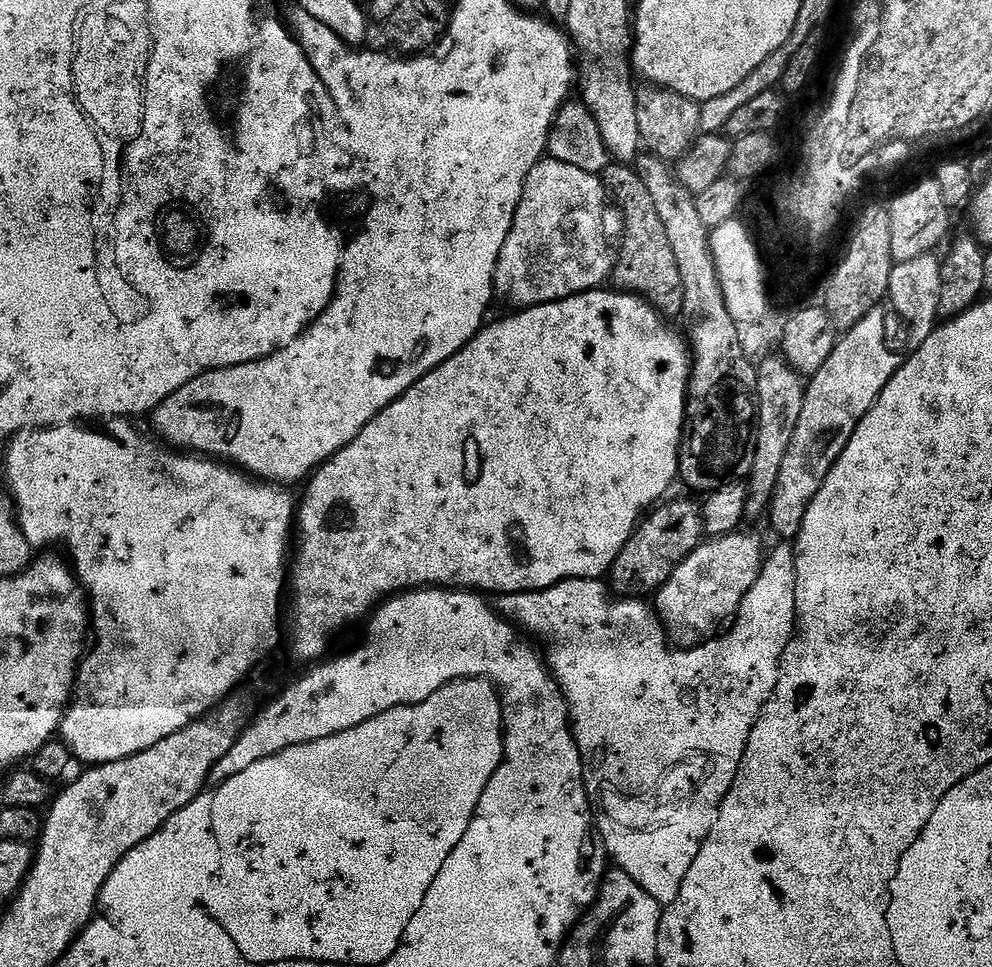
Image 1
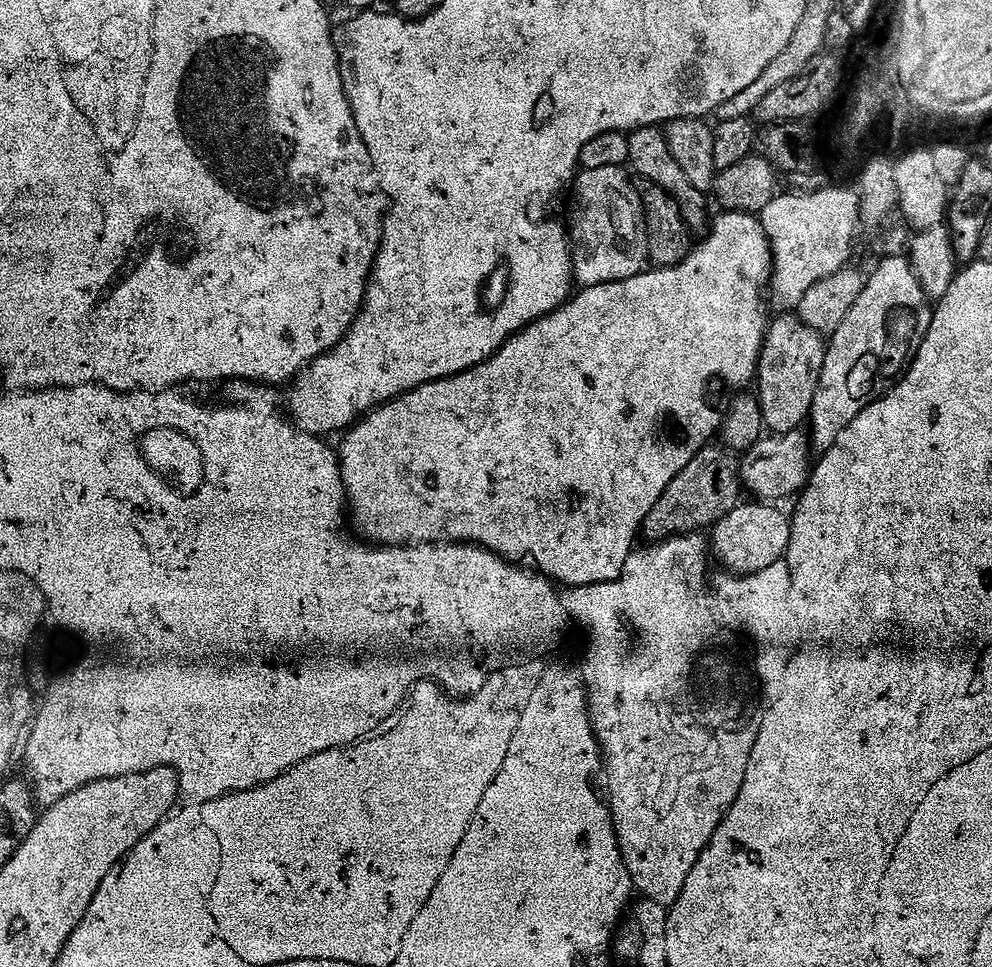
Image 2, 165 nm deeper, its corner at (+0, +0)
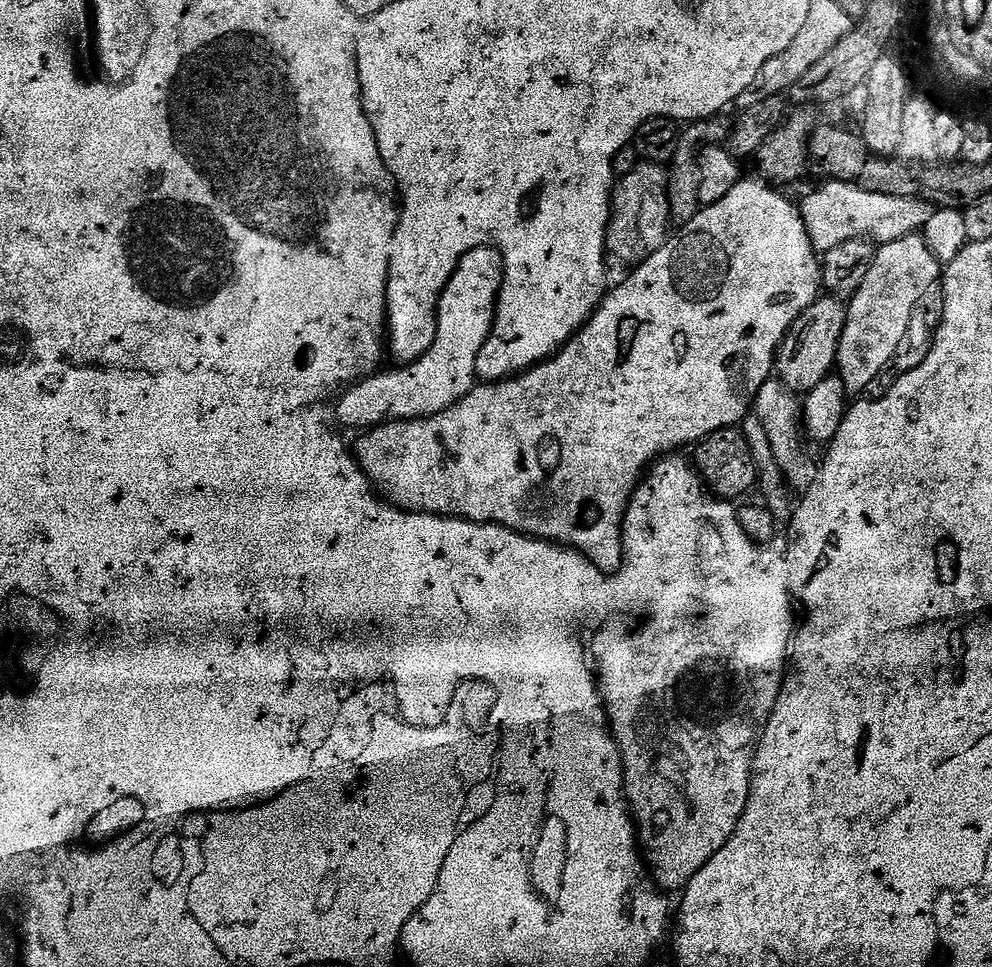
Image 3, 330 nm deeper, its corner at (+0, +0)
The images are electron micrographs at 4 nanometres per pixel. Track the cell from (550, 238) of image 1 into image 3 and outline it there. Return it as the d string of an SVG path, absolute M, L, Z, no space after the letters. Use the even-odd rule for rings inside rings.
M647 162L637 163L637 168L632 168L624 177L615 181L612 190L612 217L608 223L607 251L612 252L627 266L635 266L646 262L668 241L670 229L668 224L672 220L672 208L668 205L668 173L661 165Z

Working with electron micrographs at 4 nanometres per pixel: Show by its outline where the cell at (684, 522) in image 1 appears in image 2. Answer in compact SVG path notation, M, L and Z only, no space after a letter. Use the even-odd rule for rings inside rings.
M719 447L704 448L666 486L662 498L658 498L654 510L650 510L644 519L642 532L645 537L649 536L649 541L659 542L670 536L696 534L704 530L700 528L711 529L741 503L742 485L737 457L727 447Z

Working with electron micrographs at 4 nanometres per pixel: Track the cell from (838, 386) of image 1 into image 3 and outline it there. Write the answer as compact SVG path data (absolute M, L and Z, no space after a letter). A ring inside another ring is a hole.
M923 235L900 238L876 248L876 257L870 270L866 270L866 279L847 301L848 317L836 355L838 374L849 393L867 393L864 391L883 374L884 367L908 336L912 311L941 276L942 266L934 254L930 254L930 246L926 246Z

